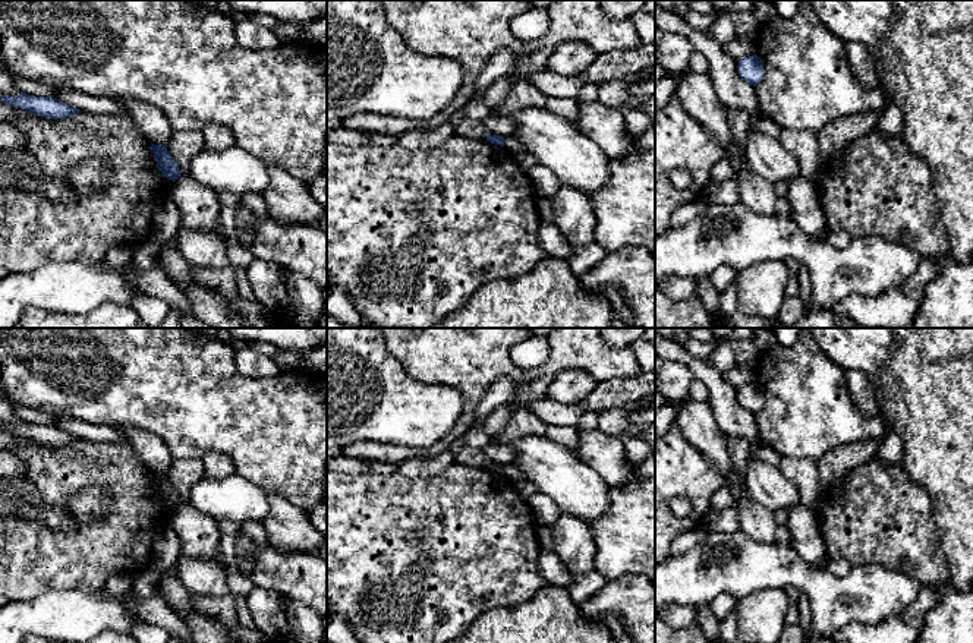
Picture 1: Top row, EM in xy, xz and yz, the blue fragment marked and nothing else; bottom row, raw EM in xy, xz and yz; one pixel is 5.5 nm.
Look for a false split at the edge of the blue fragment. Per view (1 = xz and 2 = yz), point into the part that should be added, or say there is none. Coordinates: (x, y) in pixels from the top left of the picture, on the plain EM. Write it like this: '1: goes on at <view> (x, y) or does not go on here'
1: does not go on here
2: does not go on here

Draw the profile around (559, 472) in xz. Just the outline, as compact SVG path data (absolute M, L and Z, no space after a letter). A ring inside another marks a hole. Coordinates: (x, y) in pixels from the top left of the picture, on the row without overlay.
M526 435L511 447L526 479L548 495L561 513L586 524L608 510L608 485L580 460L574 450L547 435Z

